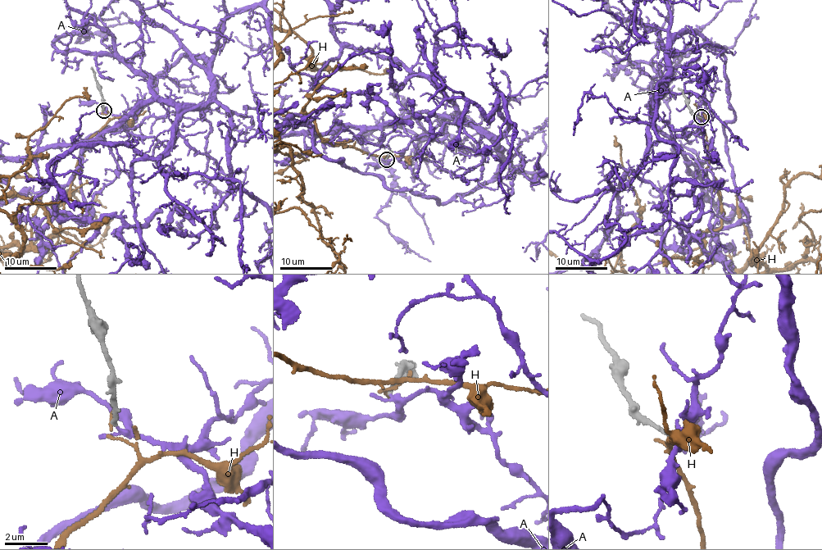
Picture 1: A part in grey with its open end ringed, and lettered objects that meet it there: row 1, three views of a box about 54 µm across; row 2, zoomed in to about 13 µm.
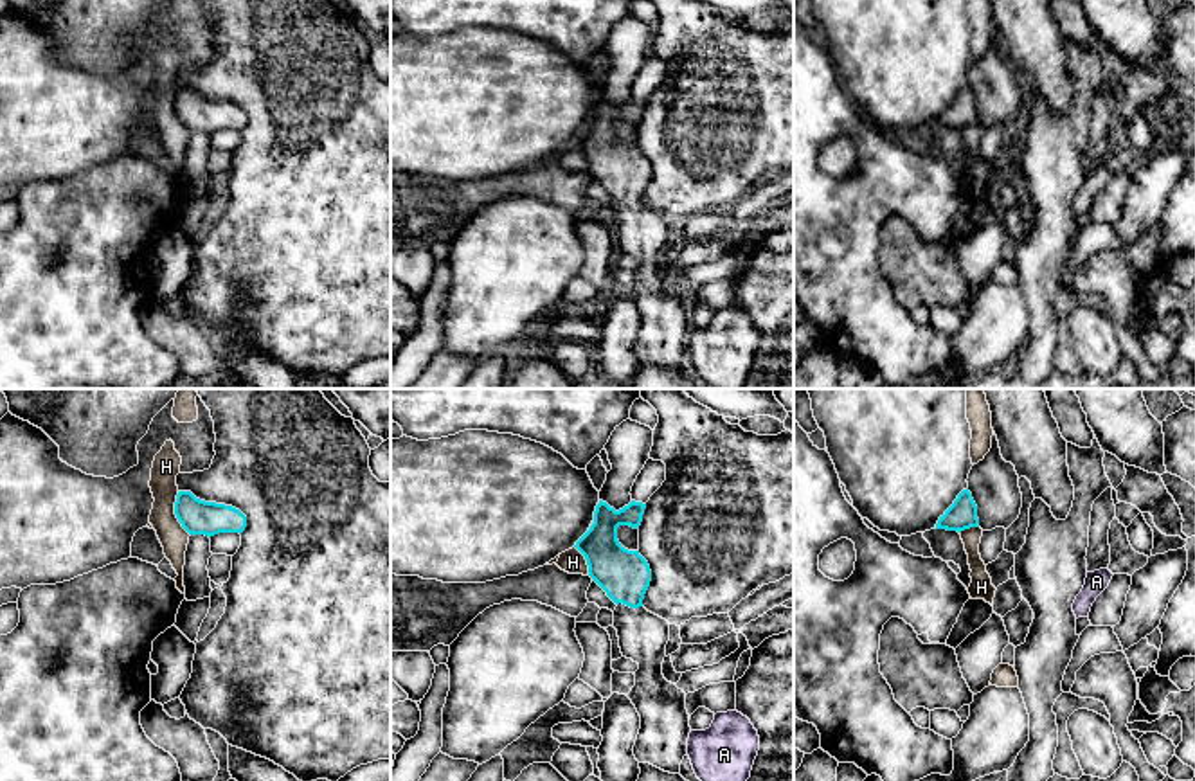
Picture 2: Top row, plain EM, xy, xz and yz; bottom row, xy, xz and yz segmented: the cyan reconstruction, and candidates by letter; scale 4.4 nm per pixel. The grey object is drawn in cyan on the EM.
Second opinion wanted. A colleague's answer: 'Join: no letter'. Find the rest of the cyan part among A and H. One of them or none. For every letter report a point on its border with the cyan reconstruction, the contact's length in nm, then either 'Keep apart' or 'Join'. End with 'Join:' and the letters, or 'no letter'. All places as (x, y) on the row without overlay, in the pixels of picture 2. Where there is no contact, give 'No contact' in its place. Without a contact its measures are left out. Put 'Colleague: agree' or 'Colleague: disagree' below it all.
A: No contact. Keep apart
H: Touches cyan at xy (175, 110). Shared border 200 nm. Keep apart
Join: no letter
Colleague: agree

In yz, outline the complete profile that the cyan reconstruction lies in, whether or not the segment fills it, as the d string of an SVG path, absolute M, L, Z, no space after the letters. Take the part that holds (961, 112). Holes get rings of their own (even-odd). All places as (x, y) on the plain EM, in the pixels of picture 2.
M963 86L954 101L945 108L943 113L939 113L936 126L947 126L947 128L965 128L970 124L979 124L977 115L977 103L972 95L972 90Z

